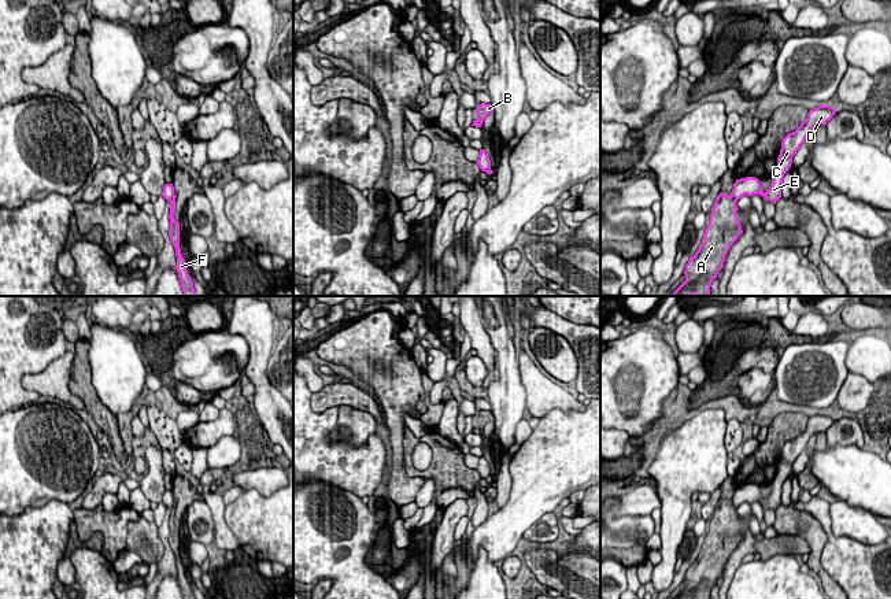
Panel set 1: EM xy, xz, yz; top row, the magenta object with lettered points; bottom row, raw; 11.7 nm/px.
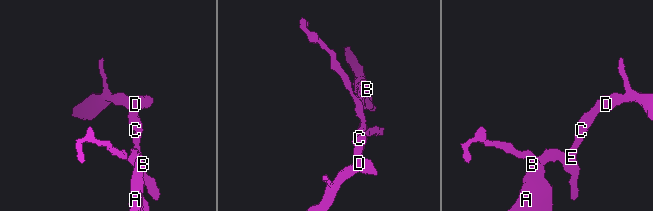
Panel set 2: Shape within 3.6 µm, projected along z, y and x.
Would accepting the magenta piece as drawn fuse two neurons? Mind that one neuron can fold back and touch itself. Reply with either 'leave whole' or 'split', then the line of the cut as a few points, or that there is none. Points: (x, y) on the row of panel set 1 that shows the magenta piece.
split; cut in yz along (731, 193), (735, 202)

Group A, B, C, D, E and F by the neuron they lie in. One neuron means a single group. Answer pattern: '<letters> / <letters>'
A B F / C D E

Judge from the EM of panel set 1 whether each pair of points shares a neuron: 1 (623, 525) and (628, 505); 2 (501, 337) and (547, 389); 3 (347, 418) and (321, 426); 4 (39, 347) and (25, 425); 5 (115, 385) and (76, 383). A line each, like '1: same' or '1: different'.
1: different
2: different
3: different
4: different
5: different

